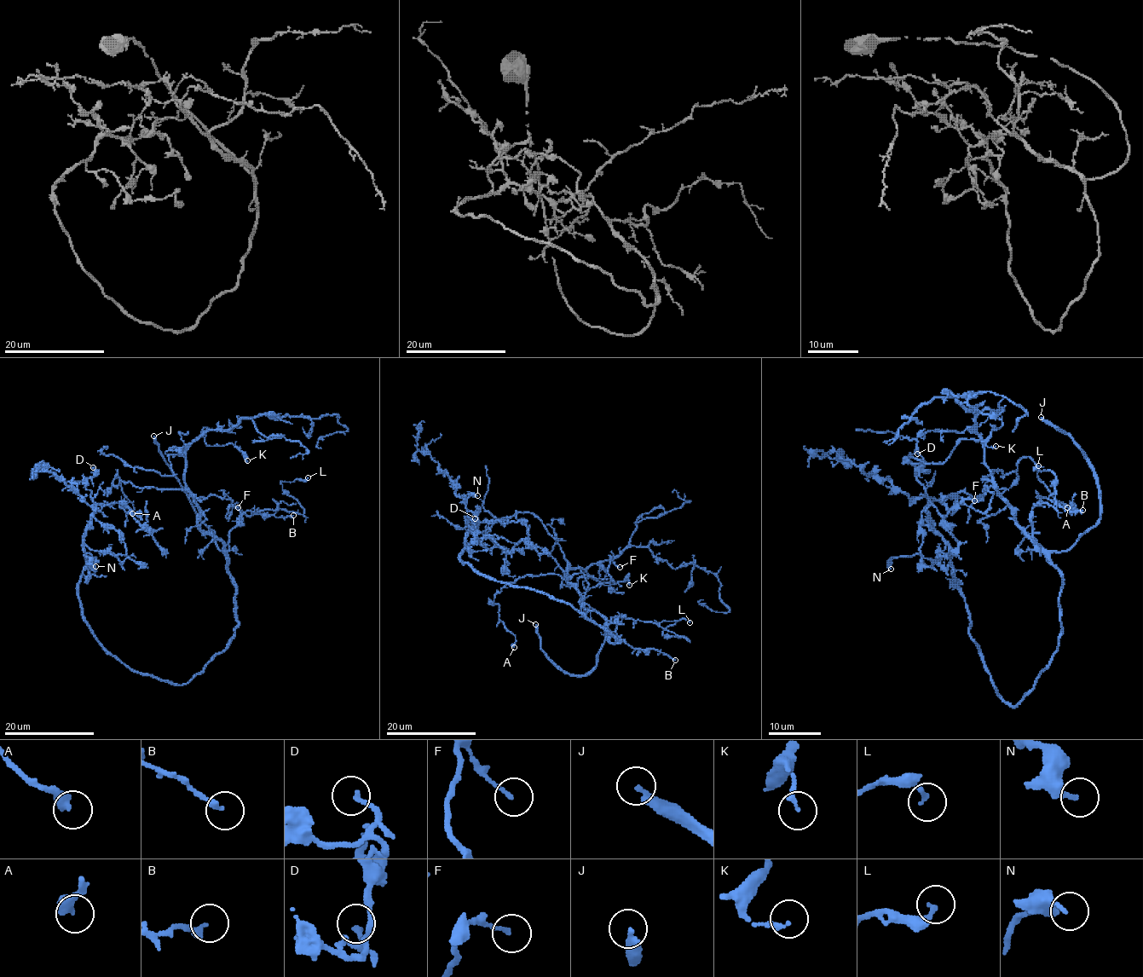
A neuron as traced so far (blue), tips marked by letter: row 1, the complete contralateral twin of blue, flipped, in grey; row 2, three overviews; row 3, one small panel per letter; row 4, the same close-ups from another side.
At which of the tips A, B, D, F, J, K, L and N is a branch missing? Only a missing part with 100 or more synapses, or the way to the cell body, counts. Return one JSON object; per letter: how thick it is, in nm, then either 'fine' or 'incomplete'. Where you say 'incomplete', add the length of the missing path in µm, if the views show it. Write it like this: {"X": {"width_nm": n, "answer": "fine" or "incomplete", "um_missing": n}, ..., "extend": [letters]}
{"A": {"width_nm": 480, "answer": "fine"}, "B": {"width_nm": 240, "answer": "fine"}, "D": {"width_nm": 180, "answer": "fine"}, "F": {"width_nm": 150, "answer": "fine"}, "J": {"width_nm": 280, "answer": "incomplete", "um_missing": 50}, "K": {"width_nm": 160, "answer": "fine"}, "L": {"width_nm": 180, "answer": "fine"}, "N": {"width_nm": 220, "answer": "fine"}, "extend": ["J"]}

